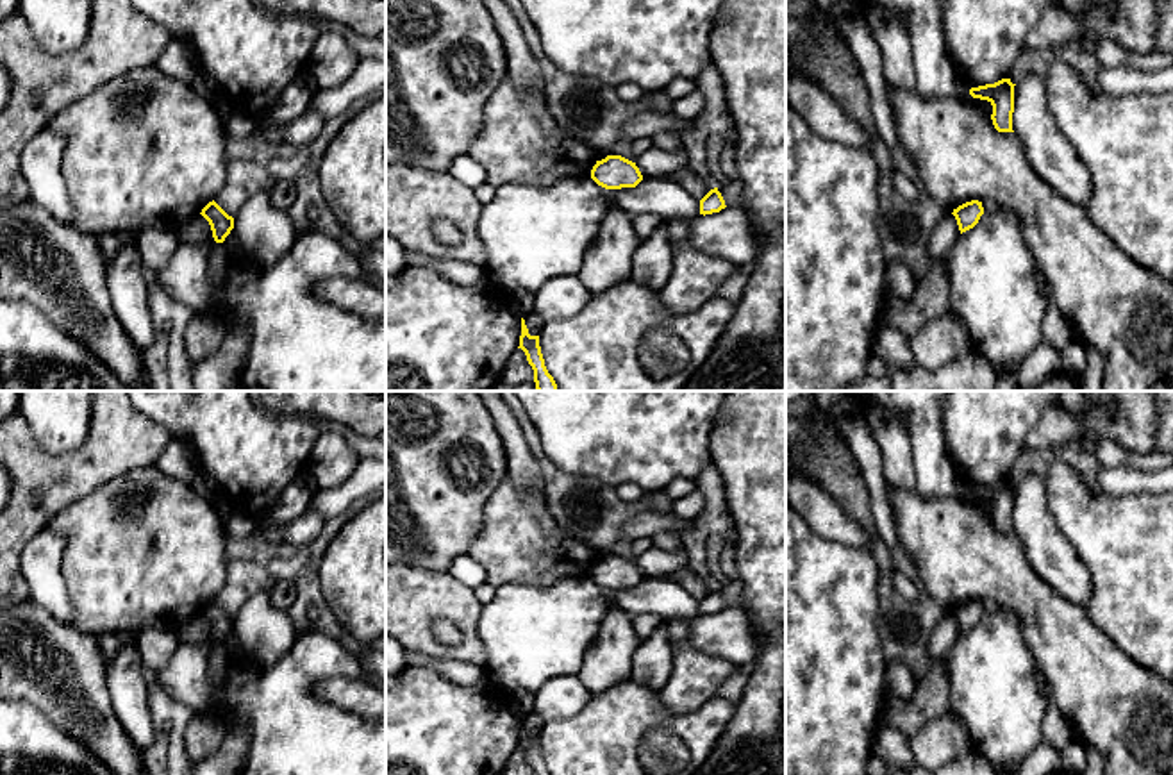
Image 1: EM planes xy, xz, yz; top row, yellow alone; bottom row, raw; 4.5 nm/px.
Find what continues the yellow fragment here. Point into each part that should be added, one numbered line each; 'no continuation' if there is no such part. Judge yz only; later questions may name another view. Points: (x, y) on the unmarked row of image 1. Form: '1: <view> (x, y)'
no continuation

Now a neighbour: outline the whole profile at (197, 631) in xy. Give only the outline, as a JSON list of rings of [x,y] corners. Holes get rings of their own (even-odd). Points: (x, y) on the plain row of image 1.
[[[198,614],[189,623],[175,630],[177,641],[191,645],[214,645],[212,630],[209,621]]]

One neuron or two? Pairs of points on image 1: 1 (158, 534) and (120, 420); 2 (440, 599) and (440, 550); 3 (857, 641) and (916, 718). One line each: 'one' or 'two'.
1: two
2: two
3: two

